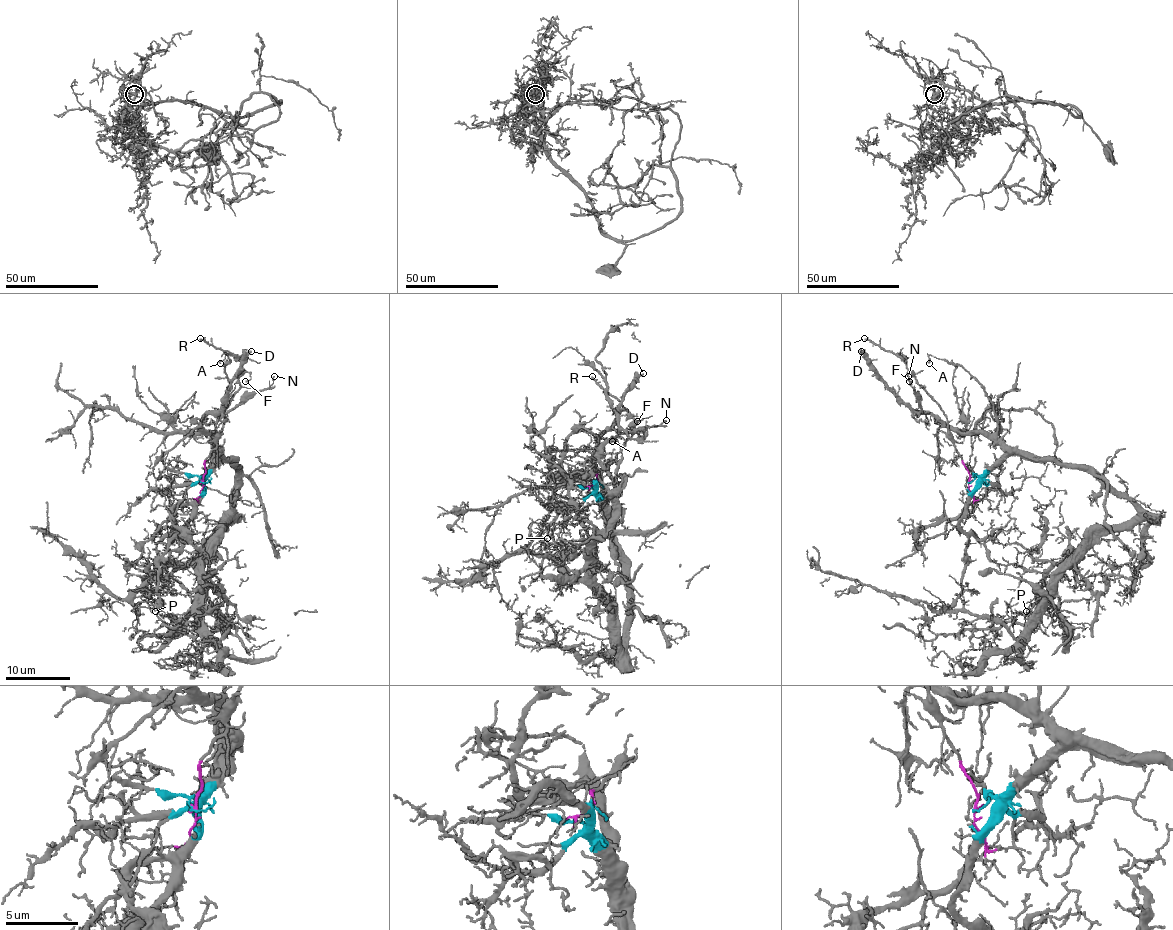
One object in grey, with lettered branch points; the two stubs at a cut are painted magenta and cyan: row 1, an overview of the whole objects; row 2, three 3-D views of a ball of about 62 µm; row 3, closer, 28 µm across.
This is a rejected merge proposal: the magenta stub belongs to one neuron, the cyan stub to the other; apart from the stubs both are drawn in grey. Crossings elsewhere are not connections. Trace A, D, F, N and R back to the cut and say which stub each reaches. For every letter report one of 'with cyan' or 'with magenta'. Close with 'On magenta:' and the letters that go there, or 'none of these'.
A: with cyan
D: with cyan
F: with magenta
N: with cyan
R: with magenta
On magenta: F, R

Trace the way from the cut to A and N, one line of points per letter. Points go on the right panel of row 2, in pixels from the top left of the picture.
A: (969, 482), (1004, 454), (992, 402), (960, 365), (931, 355), (929, 363)
N: (969, 482), (1005, 451), (982, 433), (961, 433), (927, 414), (919, 414), (921, 402), (908, 376)

